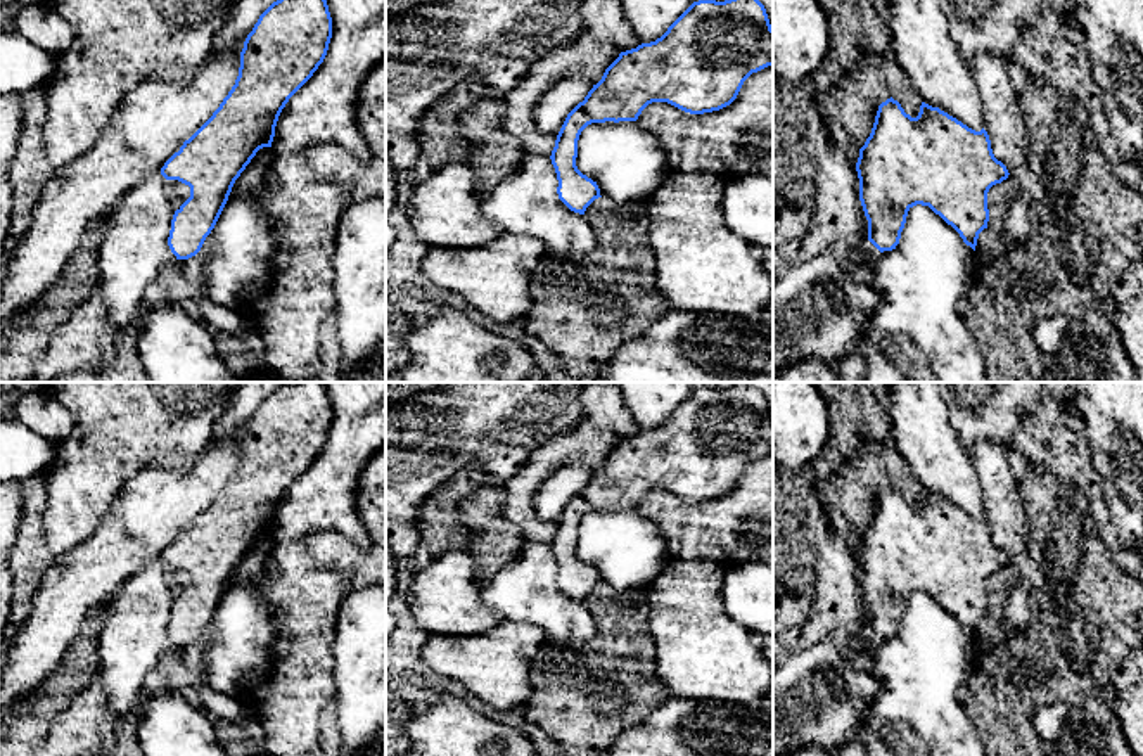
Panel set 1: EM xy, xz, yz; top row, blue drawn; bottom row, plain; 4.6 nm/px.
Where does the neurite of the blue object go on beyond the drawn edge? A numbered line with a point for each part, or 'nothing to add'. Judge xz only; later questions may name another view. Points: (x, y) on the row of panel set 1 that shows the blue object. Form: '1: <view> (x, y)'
nothing to add

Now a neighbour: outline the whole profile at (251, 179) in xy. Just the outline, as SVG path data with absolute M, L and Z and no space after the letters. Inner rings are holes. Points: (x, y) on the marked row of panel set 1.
M263 147L256 152L240 176L235 180L228 201L242 194L258 194L263 185L263 173L271 161L271 147Z

